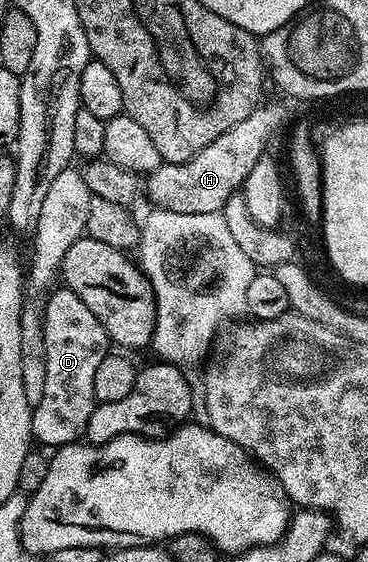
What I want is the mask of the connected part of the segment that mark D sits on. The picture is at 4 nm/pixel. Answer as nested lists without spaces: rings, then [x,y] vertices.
[[[57,290],[48,297],[43,316],[45,392],[42,393],[41,402],[31,412],[34,441],[44,442],[52,448],[70,446],[84,437],[89,416],[97,405],[93,376],[103,357],[109,353],[109,339],[97,316],[85,308],[72,290]]]

